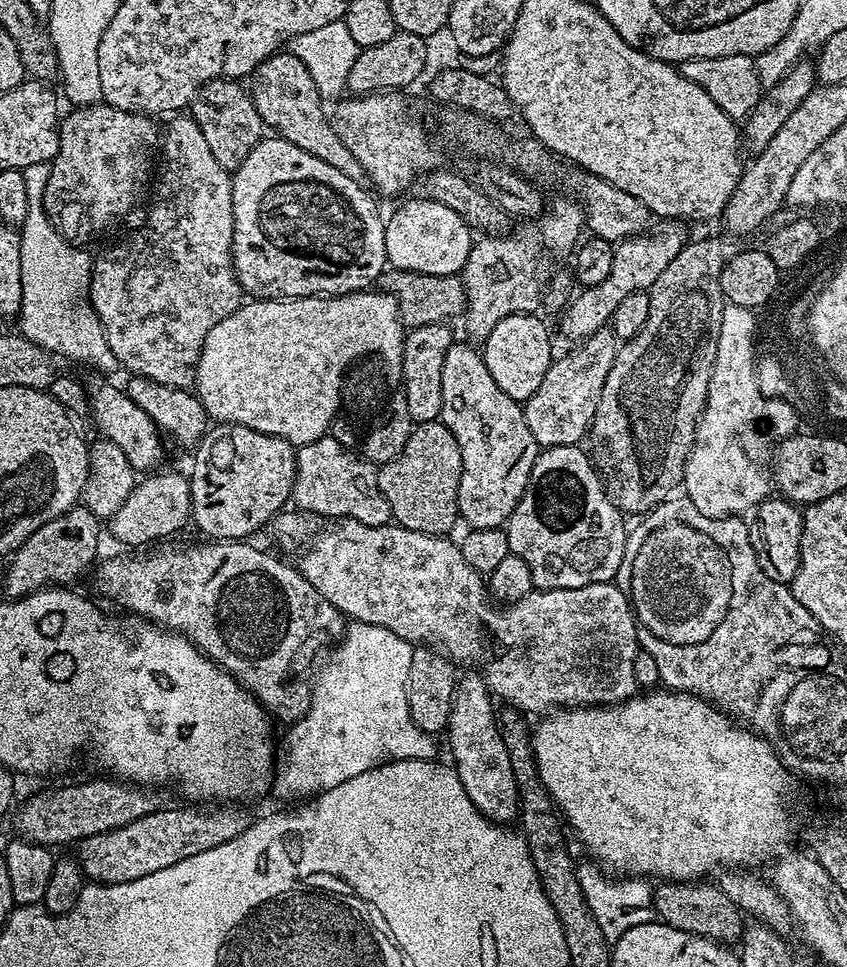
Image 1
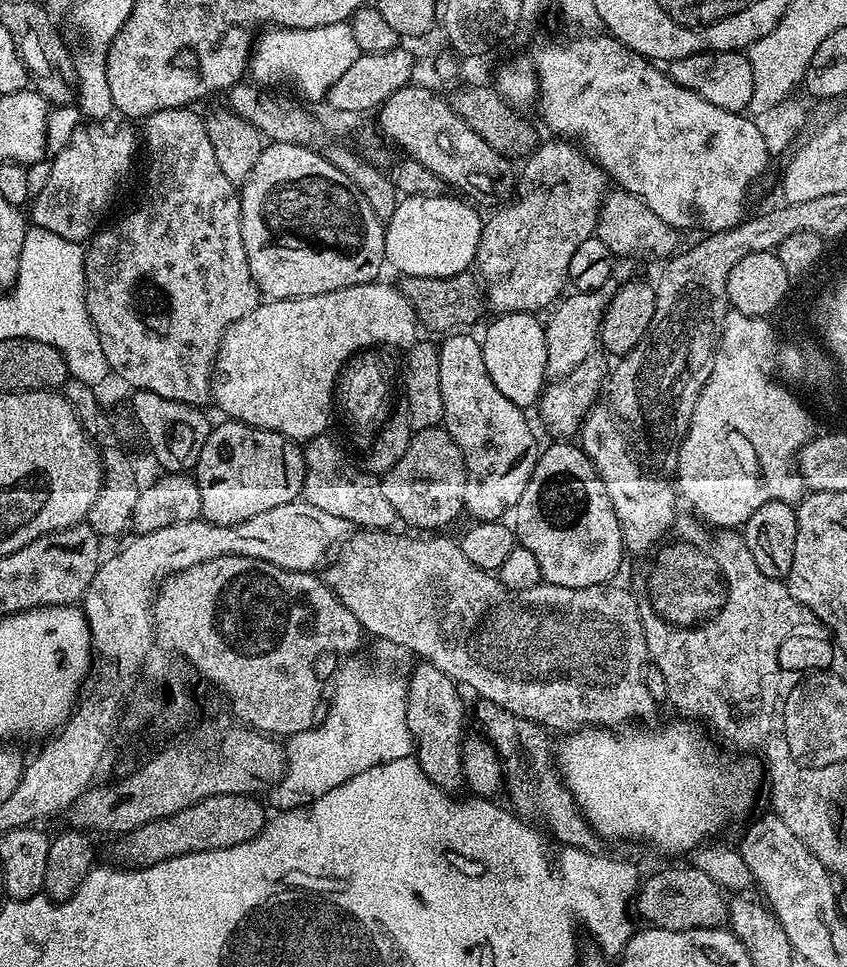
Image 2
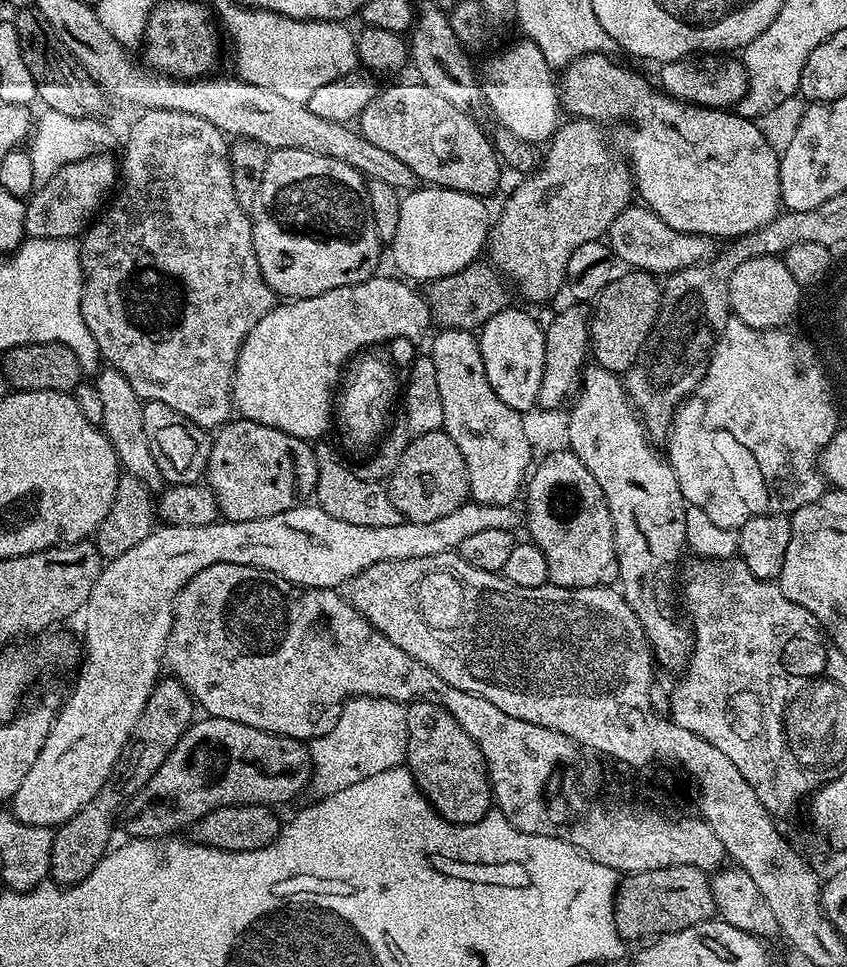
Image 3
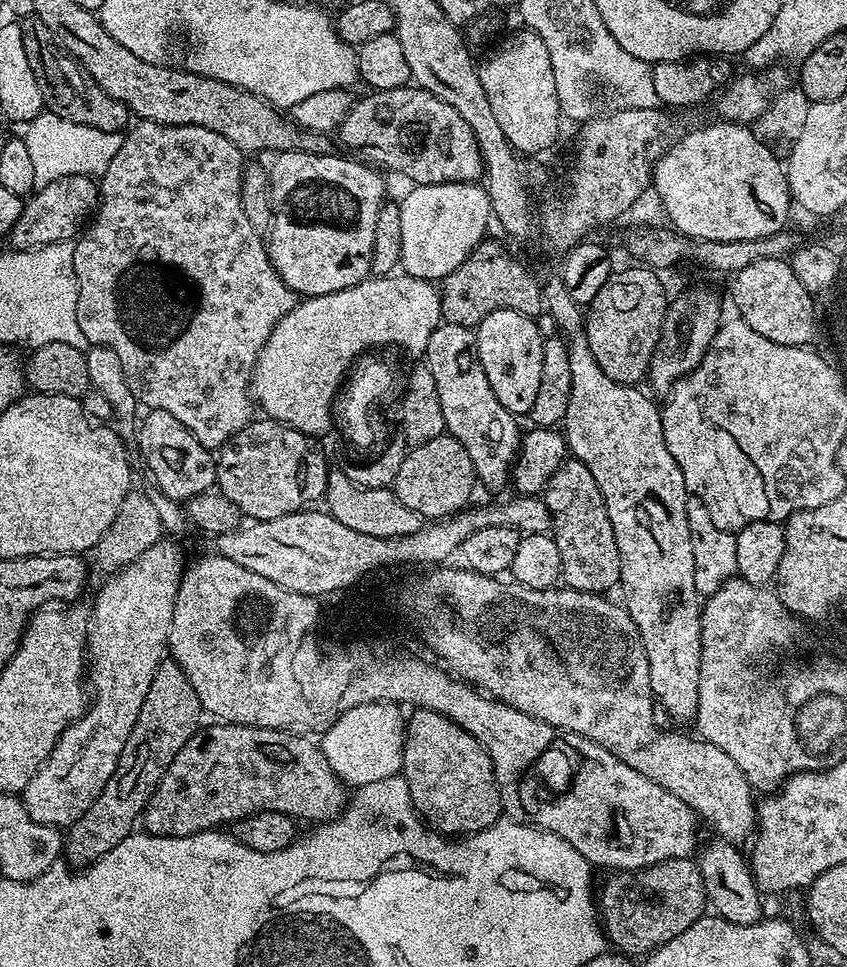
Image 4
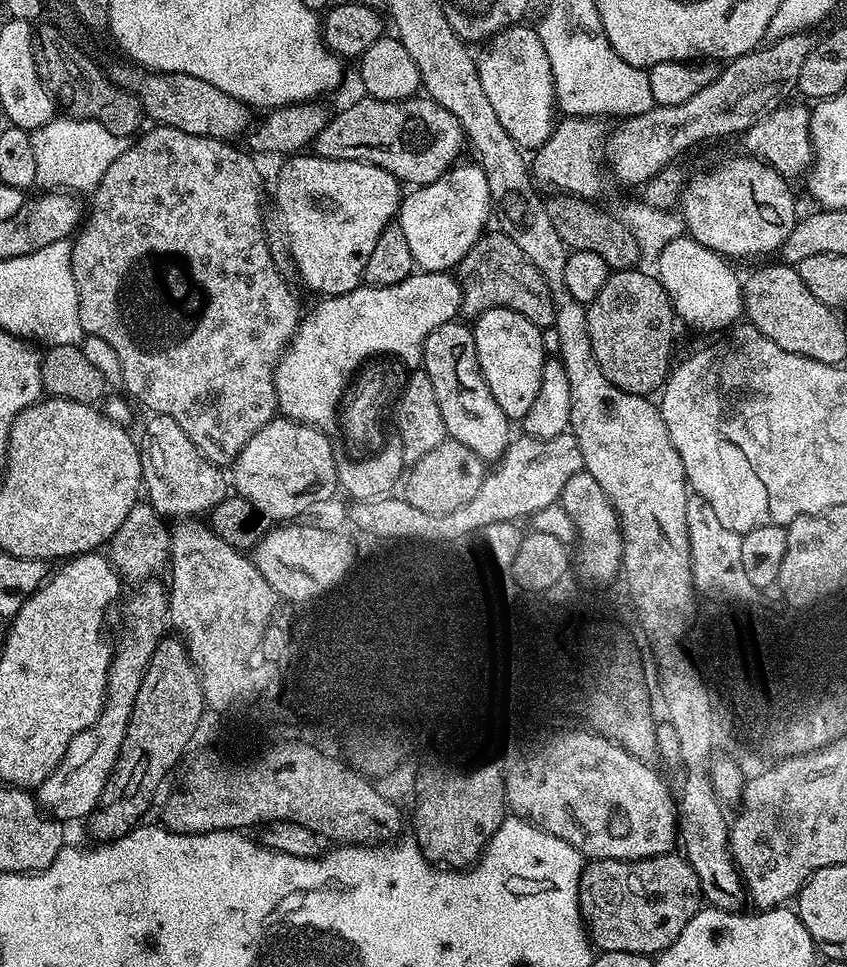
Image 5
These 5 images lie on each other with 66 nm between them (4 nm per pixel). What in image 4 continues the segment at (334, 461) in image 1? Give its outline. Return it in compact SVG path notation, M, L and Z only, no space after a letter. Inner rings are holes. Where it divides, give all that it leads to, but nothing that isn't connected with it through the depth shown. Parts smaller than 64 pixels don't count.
M344 470L329 471L323 503L326 505L329 516L342 522L342 526L346 526L350 530L358 530L358 534L394 538L414 534L422 526L422 517L414 514L414 510L410 510L410 506L402 506L402 502L391 487L367 488L354 483Z

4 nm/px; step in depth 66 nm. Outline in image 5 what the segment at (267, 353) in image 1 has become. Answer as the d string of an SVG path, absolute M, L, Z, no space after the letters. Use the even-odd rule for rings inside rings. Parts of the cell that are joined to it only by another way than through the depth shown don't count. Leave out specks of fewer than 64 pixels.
M416 270L394 286L361 286L319 302L321 304L309 316L307 313L301 319L296 335L276 363L276 406L288 419L309 424L319 432L332 434L337 431L332 421L332 404L336 404L336 396L340 396L340 384L344 384L344 376L352 372L352 364L356 364L360 356L367 356L368 352L404 352L404 360L419 369L424 358L426 338L430 338L438 326L451 324L457 319L460 311L460 282L451 271Z

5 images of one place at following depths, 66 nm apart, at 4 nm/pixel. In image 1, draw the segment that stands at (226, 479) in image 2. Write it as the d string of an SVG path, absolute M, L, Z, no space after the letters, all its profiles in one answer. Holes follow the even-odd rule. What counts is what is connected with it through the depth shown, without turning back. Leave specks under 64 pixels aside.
M217 423L205 433L193 455L192 472L188 476L191 486L191 521L207 539L217 542L252 538L264 523L265 527L275 520L292 499L296 477L296 448L288 440L250 430L241 424Z

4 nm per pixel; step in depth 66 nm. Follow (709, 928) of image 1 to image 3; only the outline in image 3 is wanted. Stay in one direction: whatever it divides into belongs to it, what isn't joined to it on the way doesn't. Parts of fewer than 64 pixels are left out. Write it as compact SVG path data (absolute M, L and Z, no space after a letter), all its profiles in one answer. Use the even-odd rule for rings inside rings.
M666 866L662 870L633 872L621 879L616 890L614 922L621 941L644 942L649 938L665 936L667 932L681 932L704 920L711 920L715 911L709 873L694 866Z

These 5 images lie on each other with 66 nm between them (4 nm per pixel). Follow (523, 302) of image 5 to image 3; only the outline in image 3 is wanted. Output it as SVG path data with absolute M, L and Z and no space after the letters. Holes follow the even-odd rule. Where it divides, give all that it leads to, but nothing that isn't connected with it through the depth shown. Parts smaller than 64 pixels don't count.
M491 263L468 264L462 270L450 274L446 278L433 280L427 285L426 299L429 317L435 323L437 320L441 329L479 330L483 328L487 320L494 318L494 314L509 307L507 287L509 288L509 285L506 283L505 277L497 272Z

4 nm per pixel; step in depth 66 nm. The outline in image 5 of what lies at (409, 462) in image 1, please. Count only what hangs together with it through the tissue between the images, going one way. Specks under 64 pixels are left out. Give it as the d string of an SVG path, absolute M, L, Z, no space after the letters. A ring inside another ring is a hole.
M445 438L441 444L434 446L434 450L430 450L430 454L418 458L418 462L407 469L402 496L410 502L410 506L426 514L447 516L449 512L458 510L458 506L466 506L466 502L478 494L484 485L485 475L485 461L480 460L470 446L462 446L462 442Z

